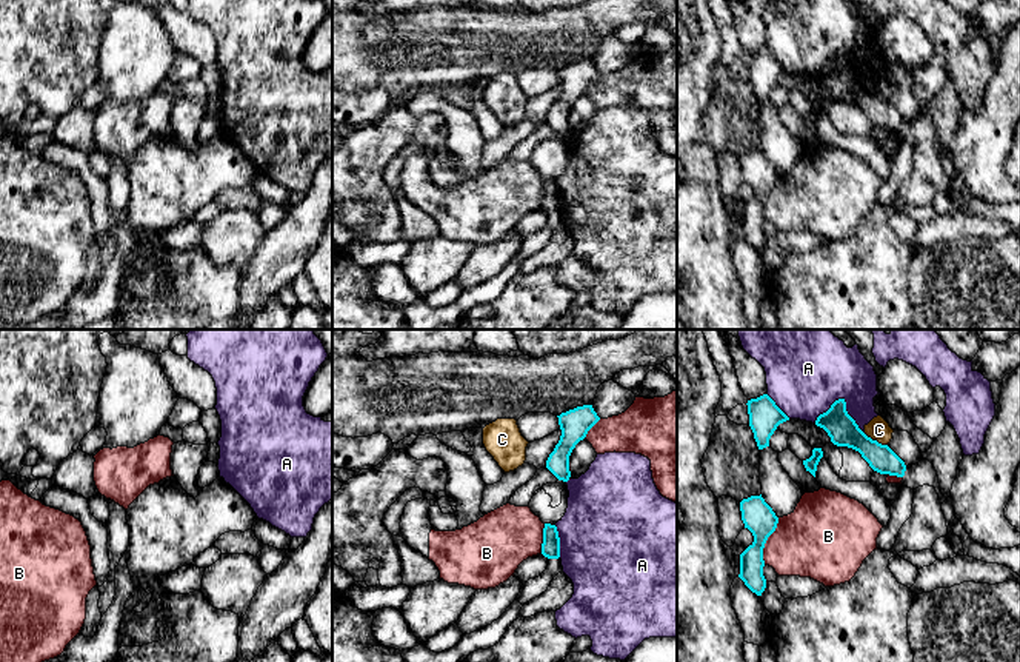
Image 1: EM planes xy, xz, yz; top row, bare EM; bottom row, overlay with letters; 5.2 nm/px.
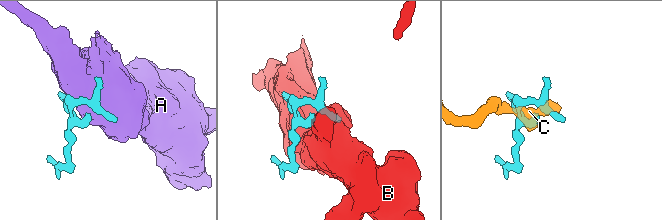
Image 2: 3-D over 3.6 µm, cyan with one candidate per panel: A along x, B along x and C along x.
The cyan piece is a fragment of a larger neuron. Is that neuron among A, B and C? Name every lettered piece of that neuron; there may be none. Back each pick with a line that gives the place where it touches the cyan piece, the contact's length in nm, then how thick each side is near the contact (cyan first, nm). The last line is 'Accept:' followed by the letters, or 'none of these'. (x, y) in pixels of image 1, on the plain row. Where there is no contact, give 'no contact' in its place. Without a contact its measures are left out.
Accept: none of these

